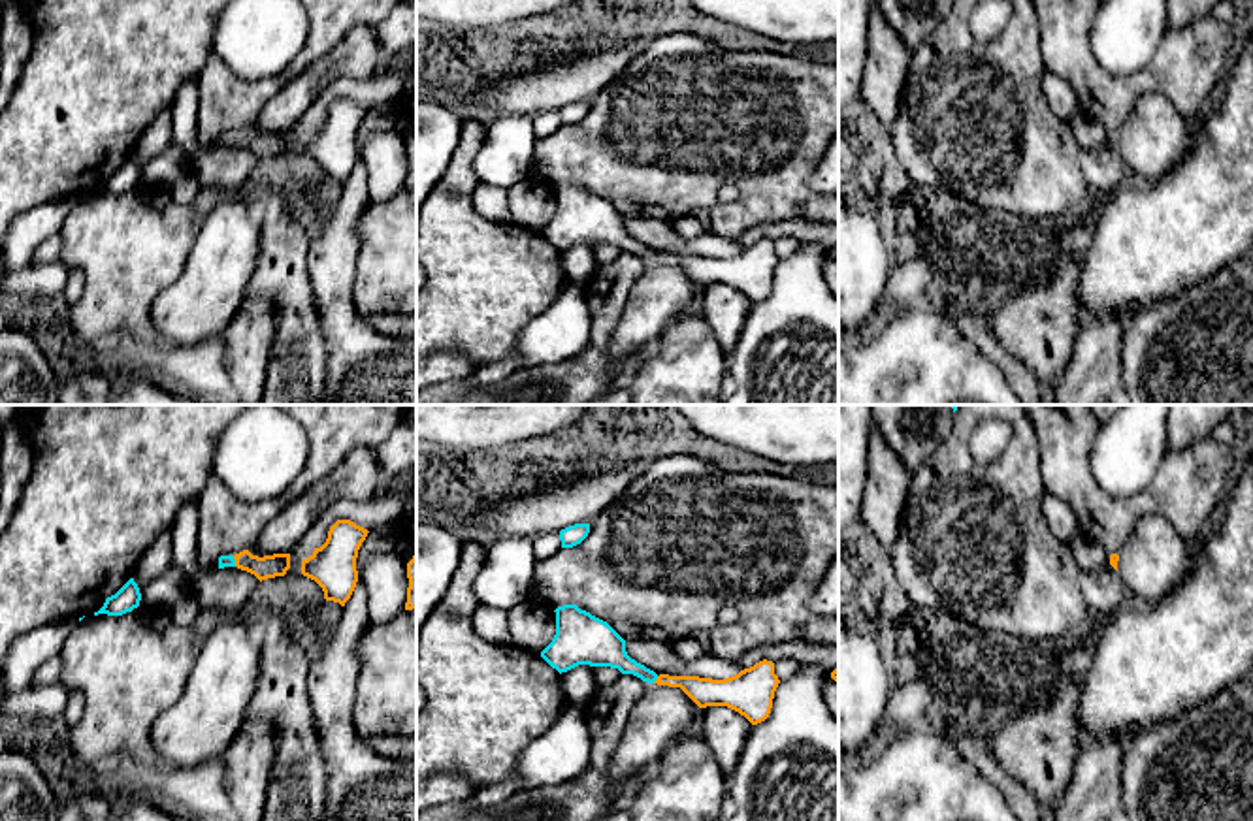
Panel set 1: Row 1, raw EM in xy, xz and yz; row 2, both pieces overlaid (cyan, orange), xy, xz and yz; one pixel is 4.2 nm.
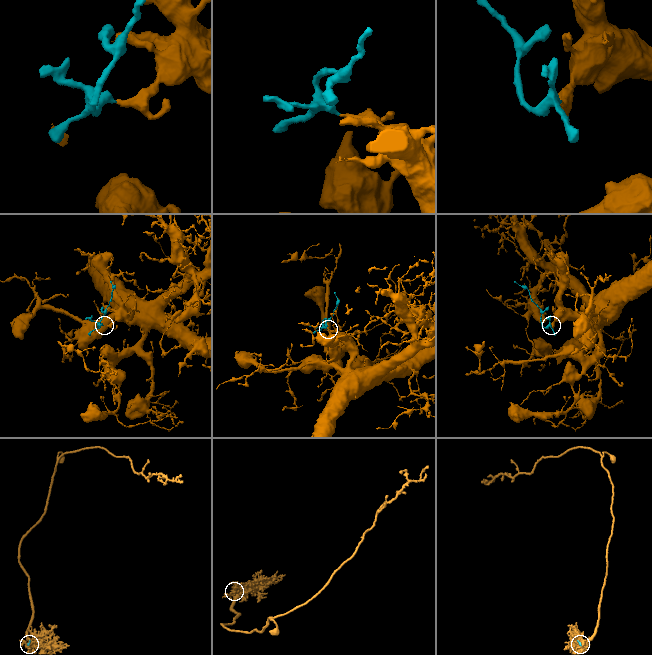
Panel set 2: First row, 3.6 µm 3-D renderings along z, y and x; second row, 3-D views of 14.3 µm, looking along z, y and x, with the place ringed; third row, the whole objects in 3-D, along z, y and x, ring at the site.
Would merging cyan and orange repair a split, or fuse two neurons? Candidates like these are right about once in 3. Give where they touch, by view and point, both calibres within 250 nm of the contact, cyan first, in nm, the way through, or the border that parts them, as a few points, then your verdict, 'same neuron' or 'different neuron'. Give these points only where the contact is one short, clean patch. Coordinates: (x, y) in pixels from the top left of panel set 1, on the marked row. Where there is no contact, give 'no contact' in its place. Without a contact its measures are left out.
xz (654, 680) | 160/130 nm | across xz (605, 648), (626, 665), (654, 680), (679, 680), (705, 692) | same neuron

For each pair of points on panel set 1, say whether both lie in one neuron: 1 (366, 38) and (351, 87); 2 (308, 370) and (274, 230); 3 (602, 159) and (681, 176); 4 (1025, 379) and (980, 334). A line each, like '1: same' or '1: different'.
1: different
2: same
3: same
4: same

